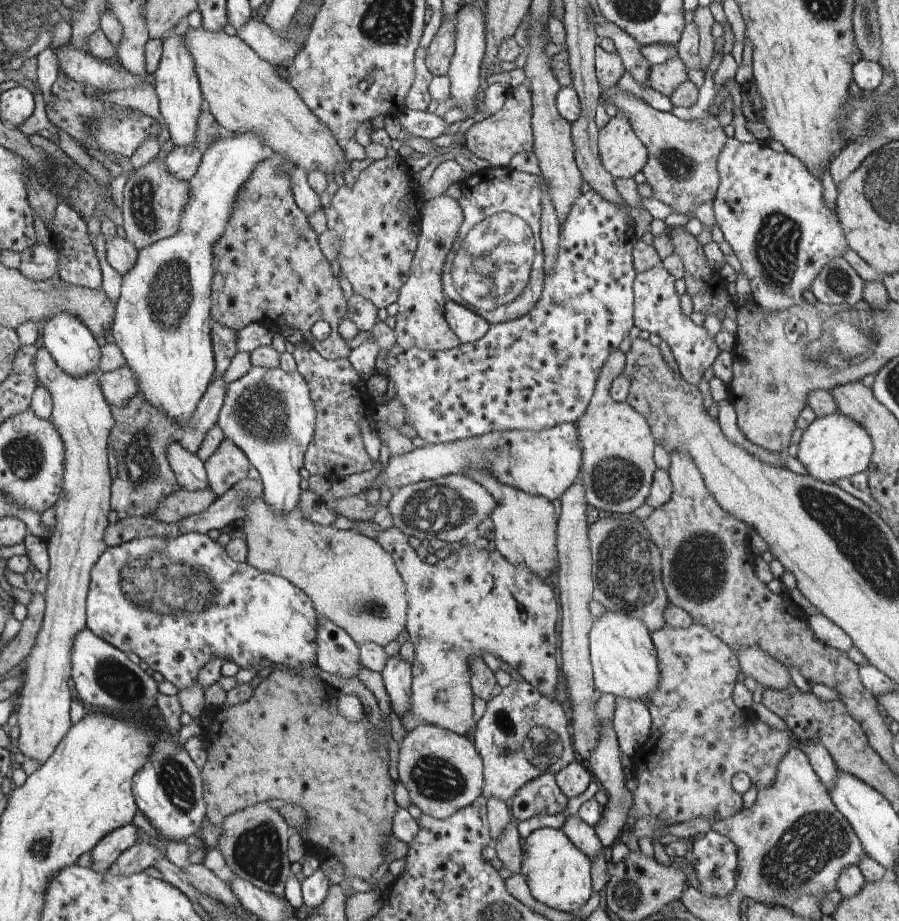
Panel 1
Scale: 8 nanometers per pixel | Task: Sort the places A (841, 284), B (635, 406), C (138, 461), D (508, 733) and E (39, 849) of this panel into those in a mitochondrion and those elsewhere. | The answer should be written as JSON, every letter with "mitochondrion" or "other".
{"A":"mitochondrion","B":"other","C":"mitochondrion","D":"mitochondrion","E":"mitochondrion"}

